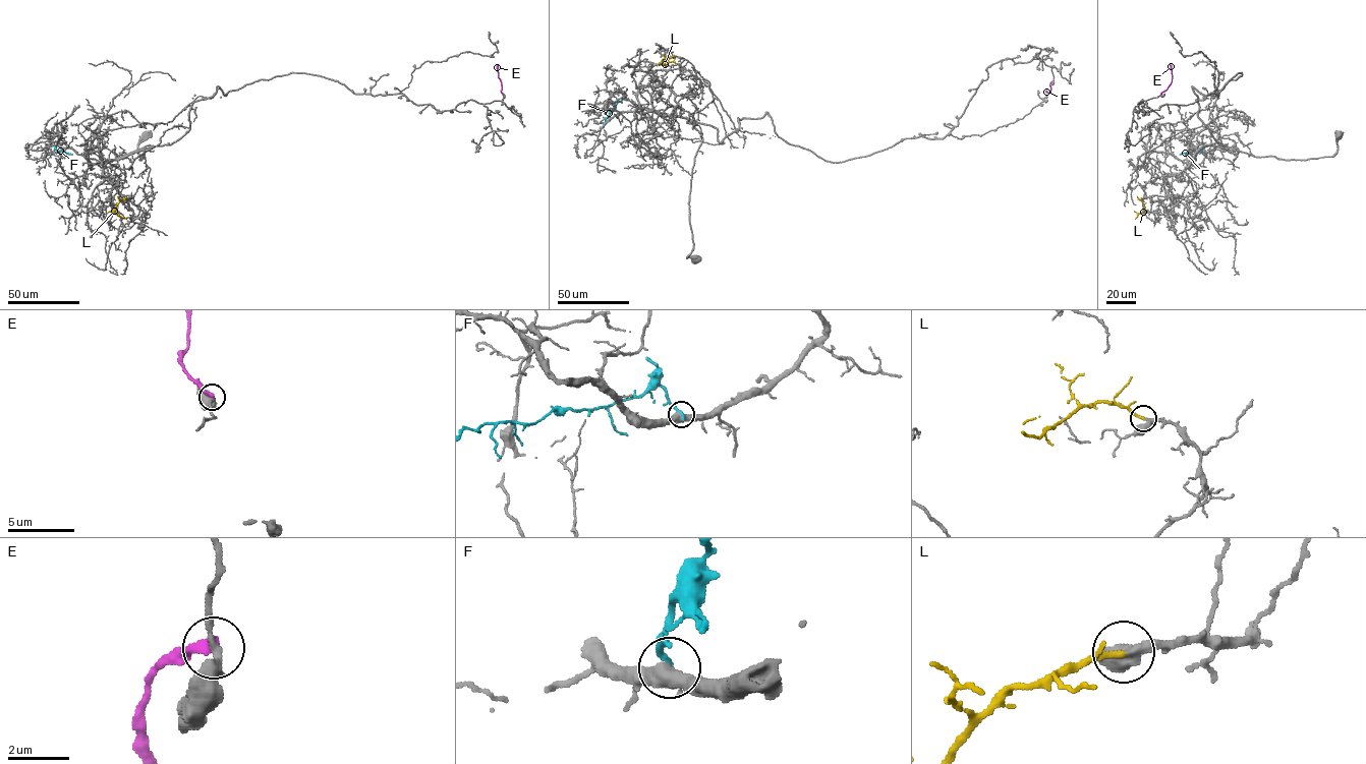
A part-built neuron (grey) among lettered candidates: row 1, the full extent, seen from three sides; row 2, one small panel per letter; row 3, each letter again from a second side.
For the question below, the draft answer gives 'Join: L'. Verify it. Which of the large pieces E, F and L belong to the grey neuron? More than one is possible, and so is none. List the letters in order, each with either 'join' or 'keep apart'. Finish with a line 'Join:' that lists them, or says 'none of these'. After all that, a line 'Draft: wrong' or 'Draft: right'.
E: keep apart
F: keep apart
L: join
Join: L
Draft: right

